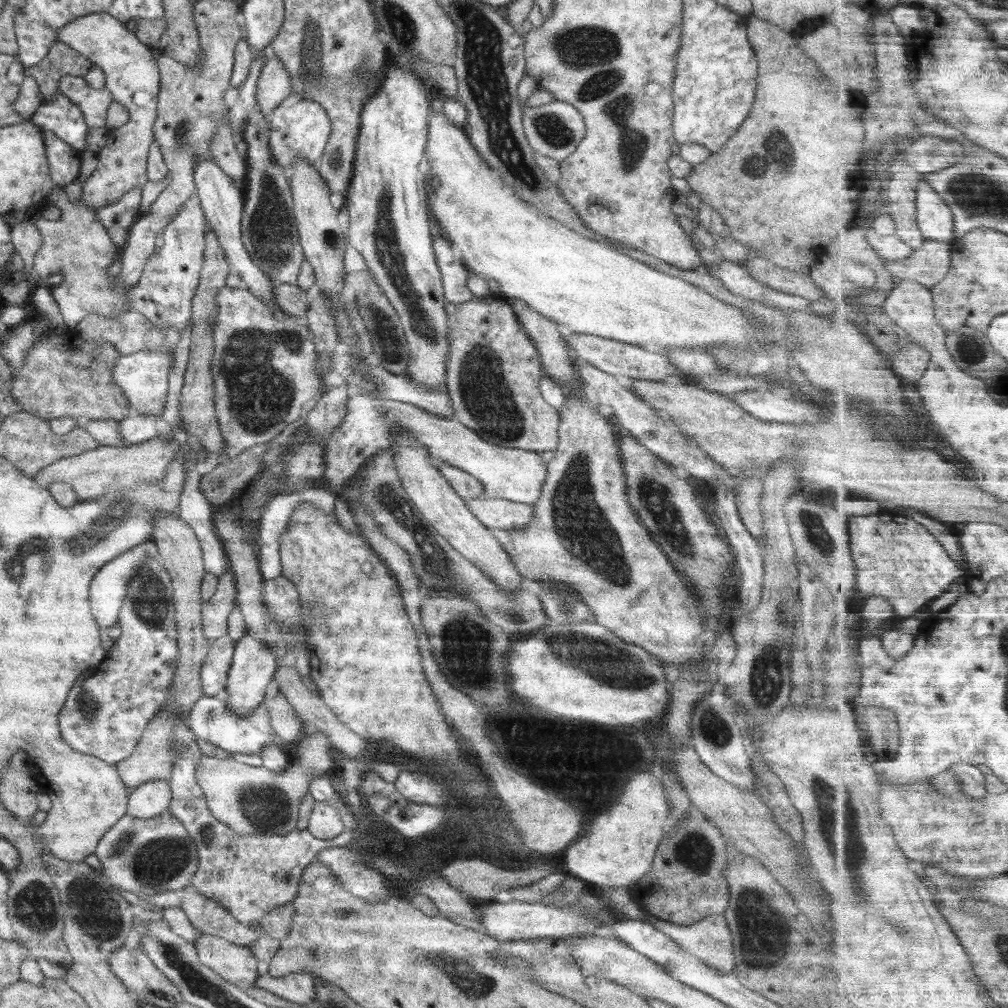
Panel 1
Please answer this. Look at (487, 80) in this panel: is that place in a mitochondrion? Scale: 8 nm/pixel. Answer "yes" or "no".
yes

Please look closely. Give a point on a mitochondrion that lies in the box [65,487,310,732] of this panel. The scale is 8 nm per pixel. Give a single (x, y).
(150, 605)

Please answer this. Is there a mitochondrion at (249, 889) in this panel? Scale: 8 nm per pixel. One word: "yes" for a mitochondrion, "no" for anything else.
no

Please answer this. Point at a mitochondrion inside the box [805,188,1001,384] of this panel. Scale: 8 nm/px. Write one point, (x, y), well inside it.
(970, 350)

